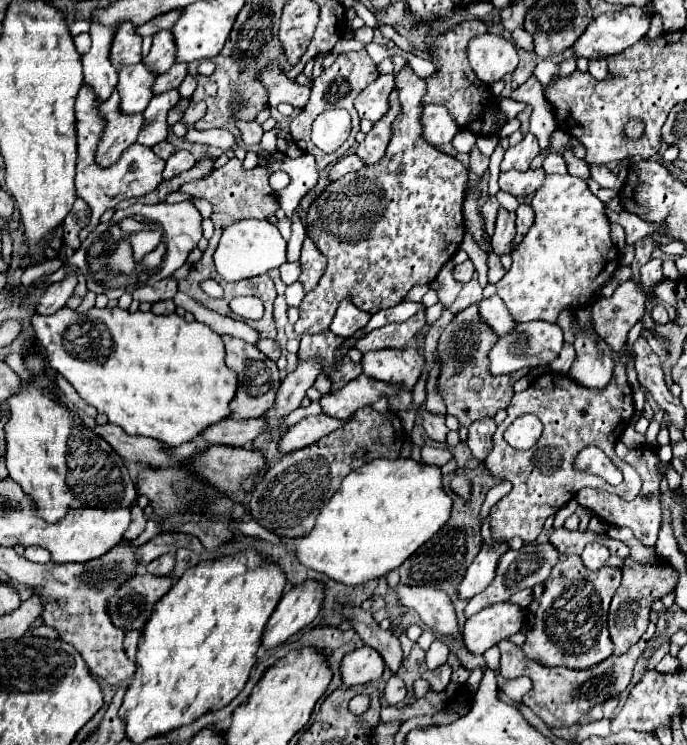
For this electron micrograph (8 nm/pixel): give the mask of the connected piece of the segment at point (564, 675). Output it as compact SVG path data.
M651 623L649 629L645 631L645 635L627 653L611 655L603 663L593 665L591 669L575 669L575 671L567 669L567 667L543 667L537 661L531 661L519 645L515 645L509 639L503 639L497 643L497 647L501 651L501 675L505 679L513 679L513 677L521 677L521 675L531 677L533 689L529 691L529 695L523 697L523 703L529 705L533 709L533 713L539 715L549 727L571 727L579 721L581 715L585 715L587 711L591 711L597 705L603 705L607 699L617 697L619 693L623 693L627 689L631 675L633 675L633 667L635 667L637 659L641 657L641 653L645 651L653 633L655 633L655 625Z

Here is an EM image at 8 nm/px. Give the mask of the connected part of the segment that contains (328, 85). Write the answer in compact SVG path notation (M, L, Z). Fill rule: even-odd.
M349 51L349 53L337 55L335 63L333 63L329 69L325 69L325 71L313 81L309 103L307 103L307 105L301 109L301 113L291 121L291 137L293 137L293 141L299 145L299 149L301 149L303 153L311 153L311 155L315 157L315 161L317 161L317 171L323 171L327 165L339 161L339 159L345 155L344 152L346 152L349 147L353 147L355 136L357 131L359 131L359 115L357 115L357 111L353 109L353 99L355 99L371 81L375 81L377 75L379 75L379 73L375 71L375 63L373 63L373 59L367 55L367 51ZM329 107L343 107L343 109L347 109L347 111L351 113L352 120L352 130L349 138L333 155L325 155L323 151L319 151L317 147L313 147L310 137L311 126L315 117L317 117L319 113L323 113L325 109L329 109Z

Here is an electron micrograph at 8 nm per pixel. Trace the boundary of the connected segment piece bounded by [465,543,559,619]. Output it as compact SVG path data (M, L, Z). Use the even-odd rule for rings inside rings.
M551 543L525 545L525 547L519 549L519 551L513 551L513 549L507 551L507 553L501 557L499 565L497 565L497 577L495 577L495 581L493 581L485 591L477 593L477 595L467 603L467 607L465 607L467 619L469 619L471 615L479 613L481 609L485 609L487 605L507 601L513 593L517 593L517 591L521 591L521 589L525 589L525 587L533 587L533 585L543 583L543 581L549 577L551 569L555 567L557 561L559 561L559 551L557 551Z

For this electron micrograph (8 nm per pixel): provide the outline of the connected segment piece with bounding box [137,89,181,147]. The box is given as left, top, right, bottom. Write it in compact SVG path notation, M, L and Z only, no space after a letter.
M169 89L151 99L149 107L143 111L147 125L139 133L139 139L137 139L139 145L153 147L167 139L167 113L179 99L181 95L177 89Z

